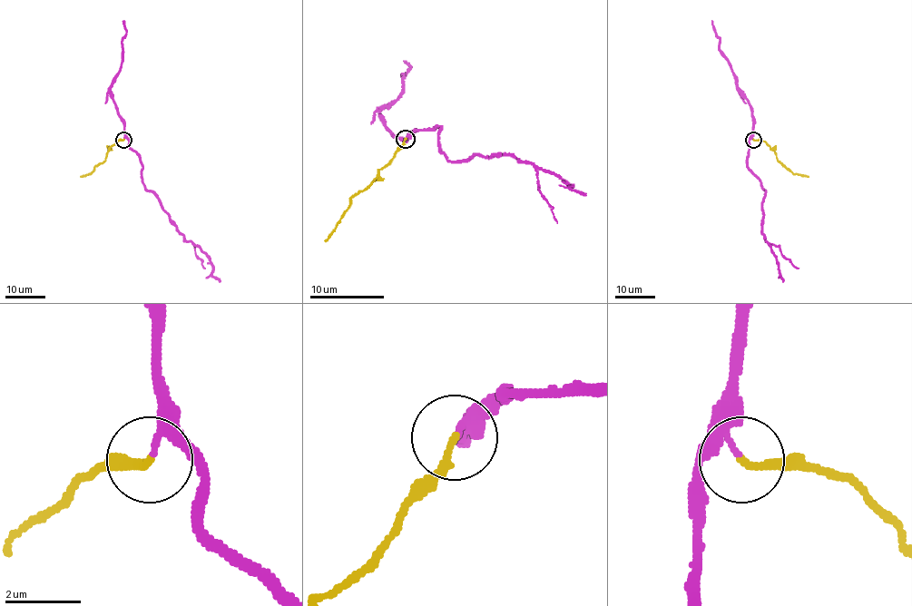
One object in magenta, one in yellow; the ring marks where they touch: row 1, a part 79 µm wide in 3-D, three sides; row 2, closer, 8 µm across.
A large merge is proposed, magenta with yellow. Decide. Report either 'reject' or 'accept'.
accept

